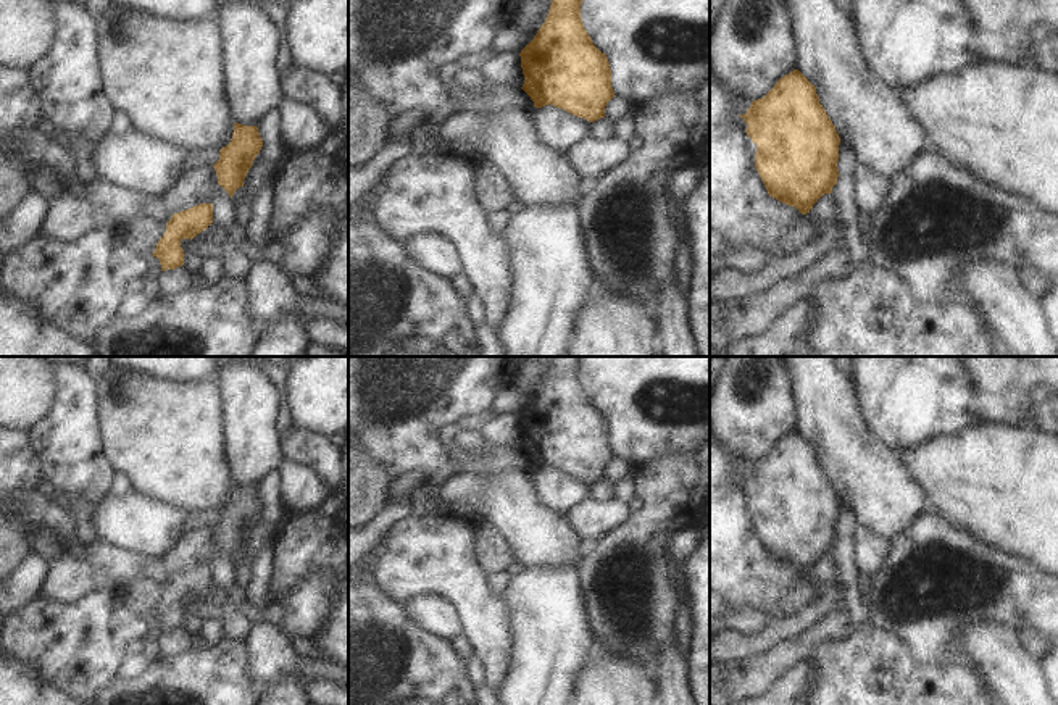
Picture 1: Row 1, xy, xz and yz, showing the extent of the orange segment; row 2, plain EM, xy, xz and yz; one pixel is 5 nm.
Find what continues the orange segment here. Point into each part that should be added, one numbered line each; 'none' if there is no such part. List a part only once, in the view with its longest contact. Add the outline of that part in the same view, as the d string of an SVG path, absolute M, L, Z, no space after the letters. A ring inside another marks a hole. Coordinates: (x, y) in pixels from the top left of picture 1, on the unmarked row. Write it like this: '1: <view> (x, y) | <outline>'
none

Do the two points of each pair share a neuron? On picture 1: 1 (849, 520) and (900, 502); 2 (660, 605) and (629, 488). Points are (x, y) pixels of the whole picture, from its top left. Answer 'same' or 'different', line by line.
1: different
2: different

